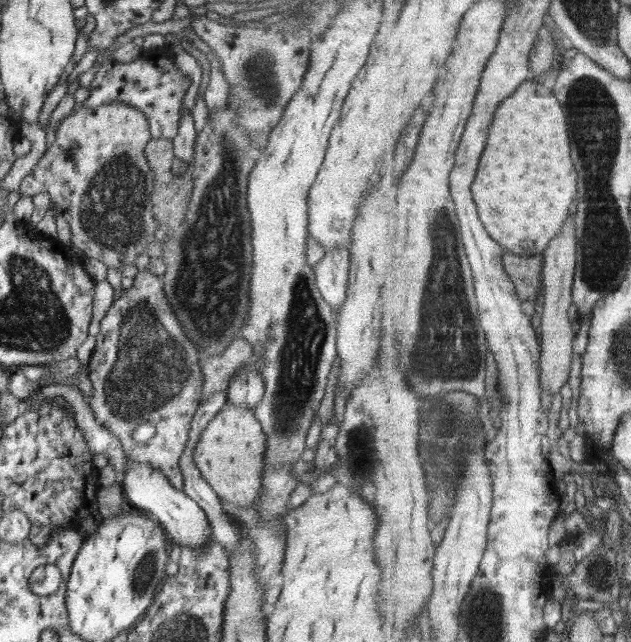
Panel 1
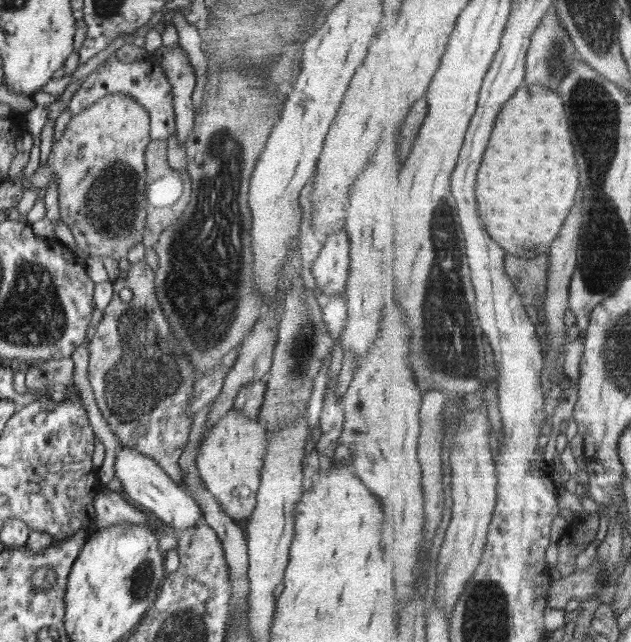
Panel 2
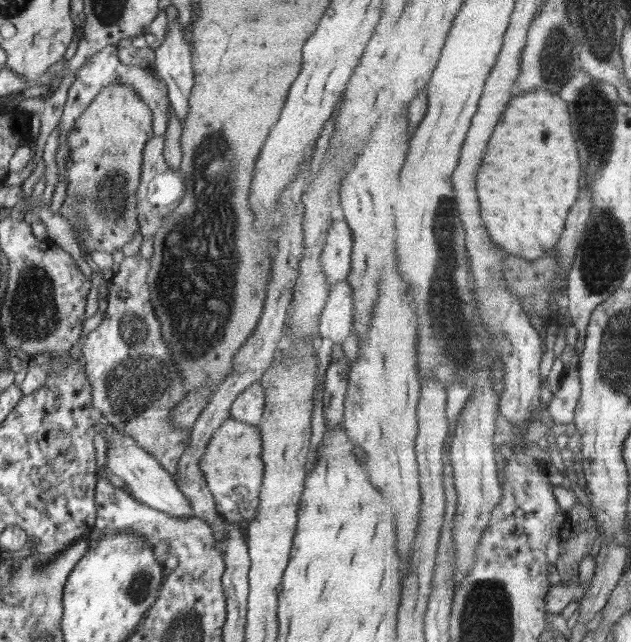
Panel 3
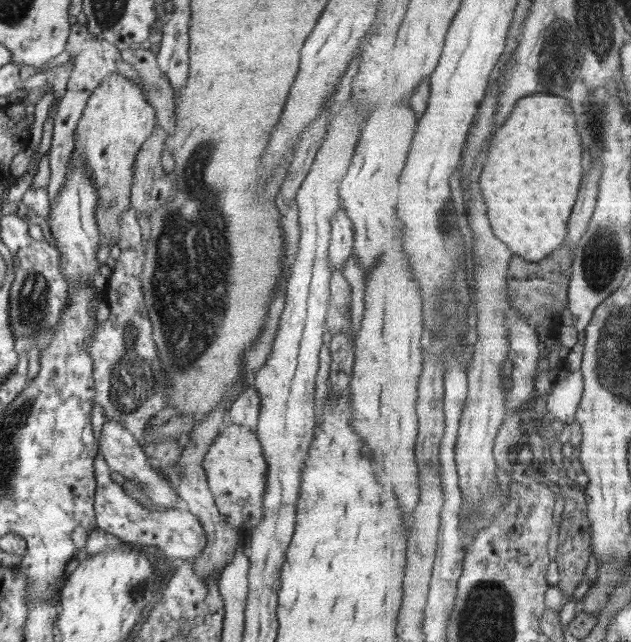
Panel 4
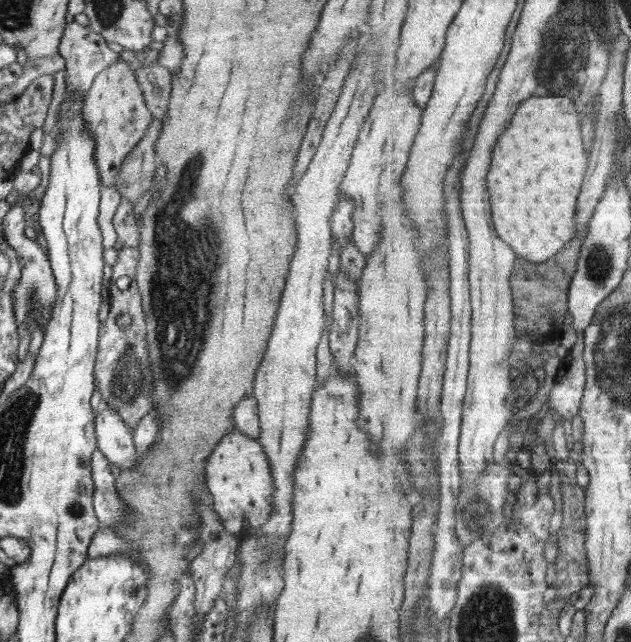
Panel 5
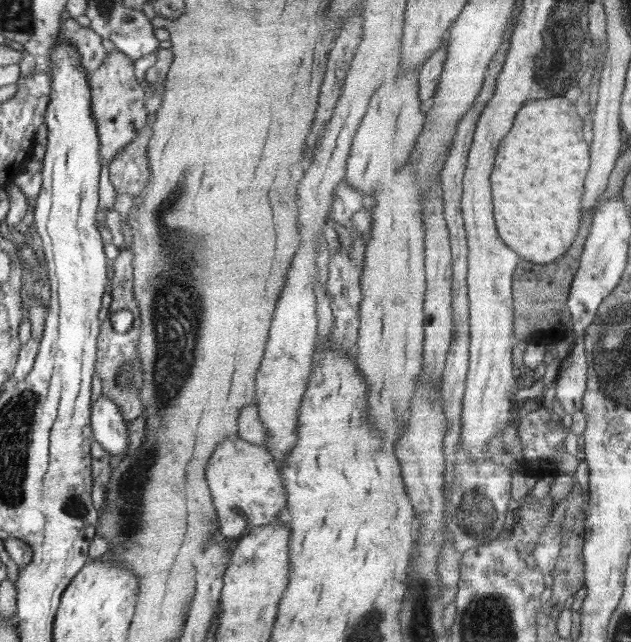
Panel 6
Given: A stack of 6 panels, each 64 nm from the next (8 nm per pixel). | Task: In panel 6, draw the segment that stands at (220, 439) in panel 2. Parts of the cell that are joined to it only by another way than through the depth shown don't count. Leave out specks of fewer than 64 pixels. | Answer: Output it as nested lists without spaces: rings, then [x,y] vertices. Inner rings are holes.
[[[240,435],[228,437],[211,454],[206,482],[217,512],[220,532],[229,538],[242,536],[248,526],[269,524],[287,506],[288,494],[278,464],[265,446],[251,444]]]

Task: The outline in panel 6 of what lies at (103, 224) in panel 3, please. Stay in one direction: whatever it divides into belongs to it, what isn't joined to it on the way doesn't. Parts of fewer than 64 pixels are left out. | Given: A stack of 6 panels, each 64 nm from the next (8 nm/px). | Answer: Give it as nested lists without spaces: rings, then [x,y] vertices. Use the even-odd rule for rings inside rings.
[[[116,47],[108,50],[104,62],[89,76],[90,110],[99,134],[101,166],[112,165],[118,152],[122,152],[144,130],[152,117],[145,107],[145,92],[134,70],[134,62]]]

